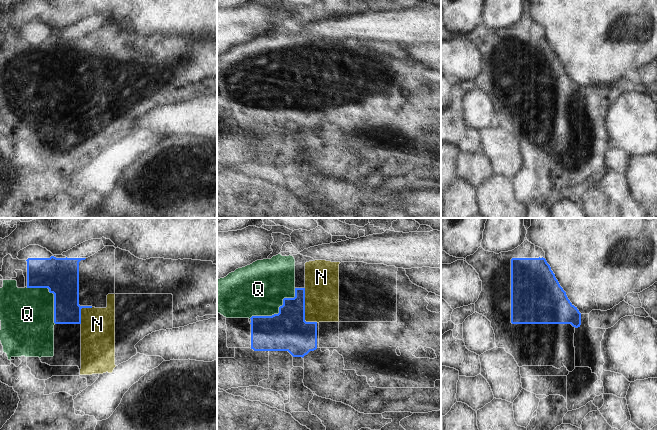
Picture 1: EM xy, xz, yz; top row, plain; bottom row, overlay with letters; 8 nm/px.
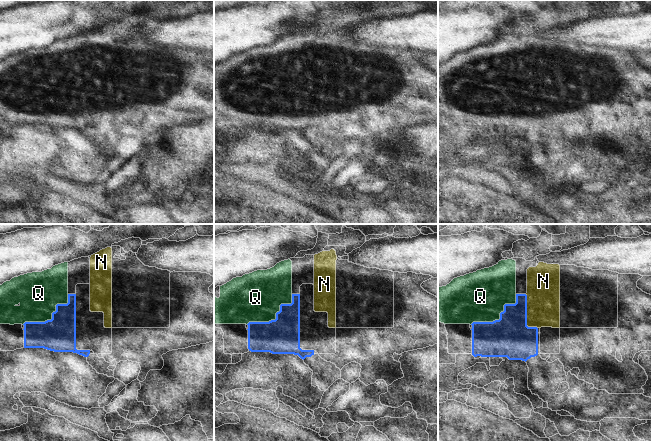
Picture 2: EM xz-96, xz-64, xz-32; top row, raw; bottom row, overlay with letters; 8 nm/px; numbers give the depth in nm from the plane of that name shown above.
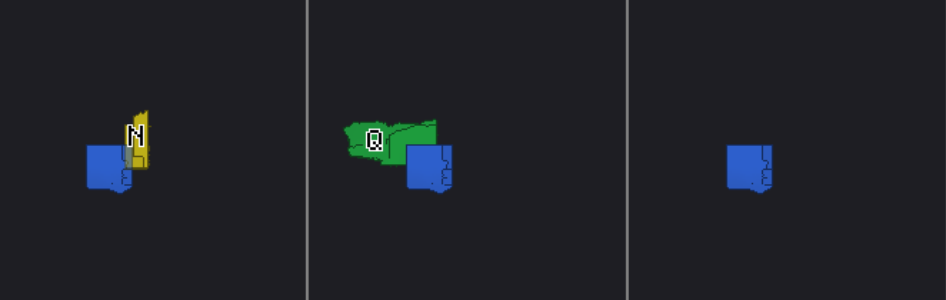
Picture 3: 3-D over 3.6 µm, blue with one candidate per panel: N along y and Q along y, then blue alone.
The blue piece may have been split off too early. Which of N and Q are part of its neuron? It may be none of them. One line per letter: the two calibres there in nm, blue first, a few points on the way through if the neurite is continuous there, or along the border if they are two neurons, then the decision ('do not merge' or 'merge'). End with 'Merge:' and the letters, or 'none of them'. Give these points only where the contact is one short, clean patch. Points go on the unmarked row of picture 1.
N: calibres 320 and 280 nm; border xz (304, 64), (304, 95), (317, 98); do not merge
Q: calibres 320 and 420 nm; do not merge
Merge: none of them

